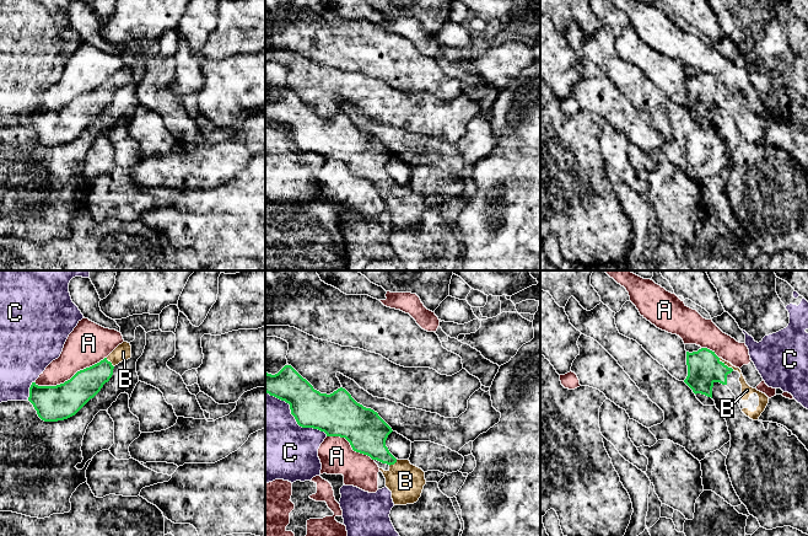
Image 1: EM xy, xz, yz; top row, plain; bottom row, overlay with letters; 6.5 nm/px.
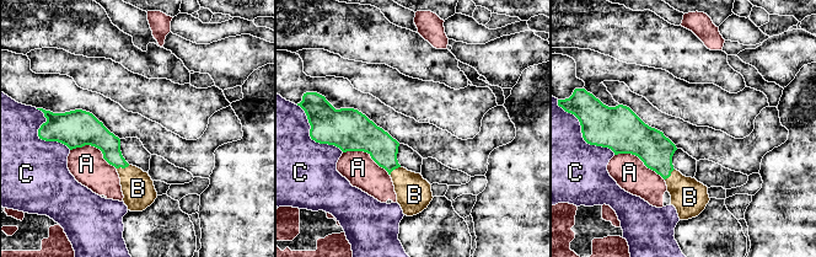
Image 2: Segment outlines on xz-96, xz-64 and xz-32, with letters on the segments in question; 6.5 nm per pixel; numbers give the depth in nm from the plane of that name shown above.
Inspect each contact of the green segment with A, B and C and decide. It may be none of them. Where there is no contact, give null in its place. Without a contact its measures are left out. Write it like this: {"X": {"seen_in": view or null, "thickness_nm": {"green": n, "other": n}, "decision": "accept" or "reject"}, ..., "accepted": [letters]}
{"A": {"seen_in": "xy", "thickness_nm": {"green": 240, "other": 280}, "decision": "reject"}, "B": {"seen_in": "yz", "thickness_nm": {"green": 220, "other": 70}, "decision": "accept"}, "C": {"seen_in": "xz", "thickness_nm": {"green": 260, "other": 480}, "decision": "reject"}, "accepted": ["B"]}

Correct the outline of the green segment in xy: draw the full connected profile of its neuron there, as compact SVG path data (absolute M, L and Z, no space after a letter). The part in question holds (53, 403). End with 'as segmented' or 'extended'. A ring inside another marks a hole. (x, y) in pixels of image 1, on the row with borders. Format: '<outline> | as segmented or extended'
M119 344L99 363L77 371L70 380L56 386L38 386L32 382L28 401L44 422L58 422L75 416L93 398L113 375L119 363L131 358L131 345Z | extended

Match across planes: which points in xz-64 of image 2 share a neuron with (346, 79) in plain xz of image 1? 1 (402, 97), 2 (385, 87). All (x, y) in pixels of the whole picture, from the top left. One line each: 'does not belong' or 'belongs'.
1: belongs
2: belongs

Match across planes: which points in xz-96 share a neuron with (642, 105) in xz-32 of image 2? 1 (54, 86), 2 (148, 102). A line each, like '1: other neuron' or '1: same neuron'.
1: same neuron
2: other neuron

